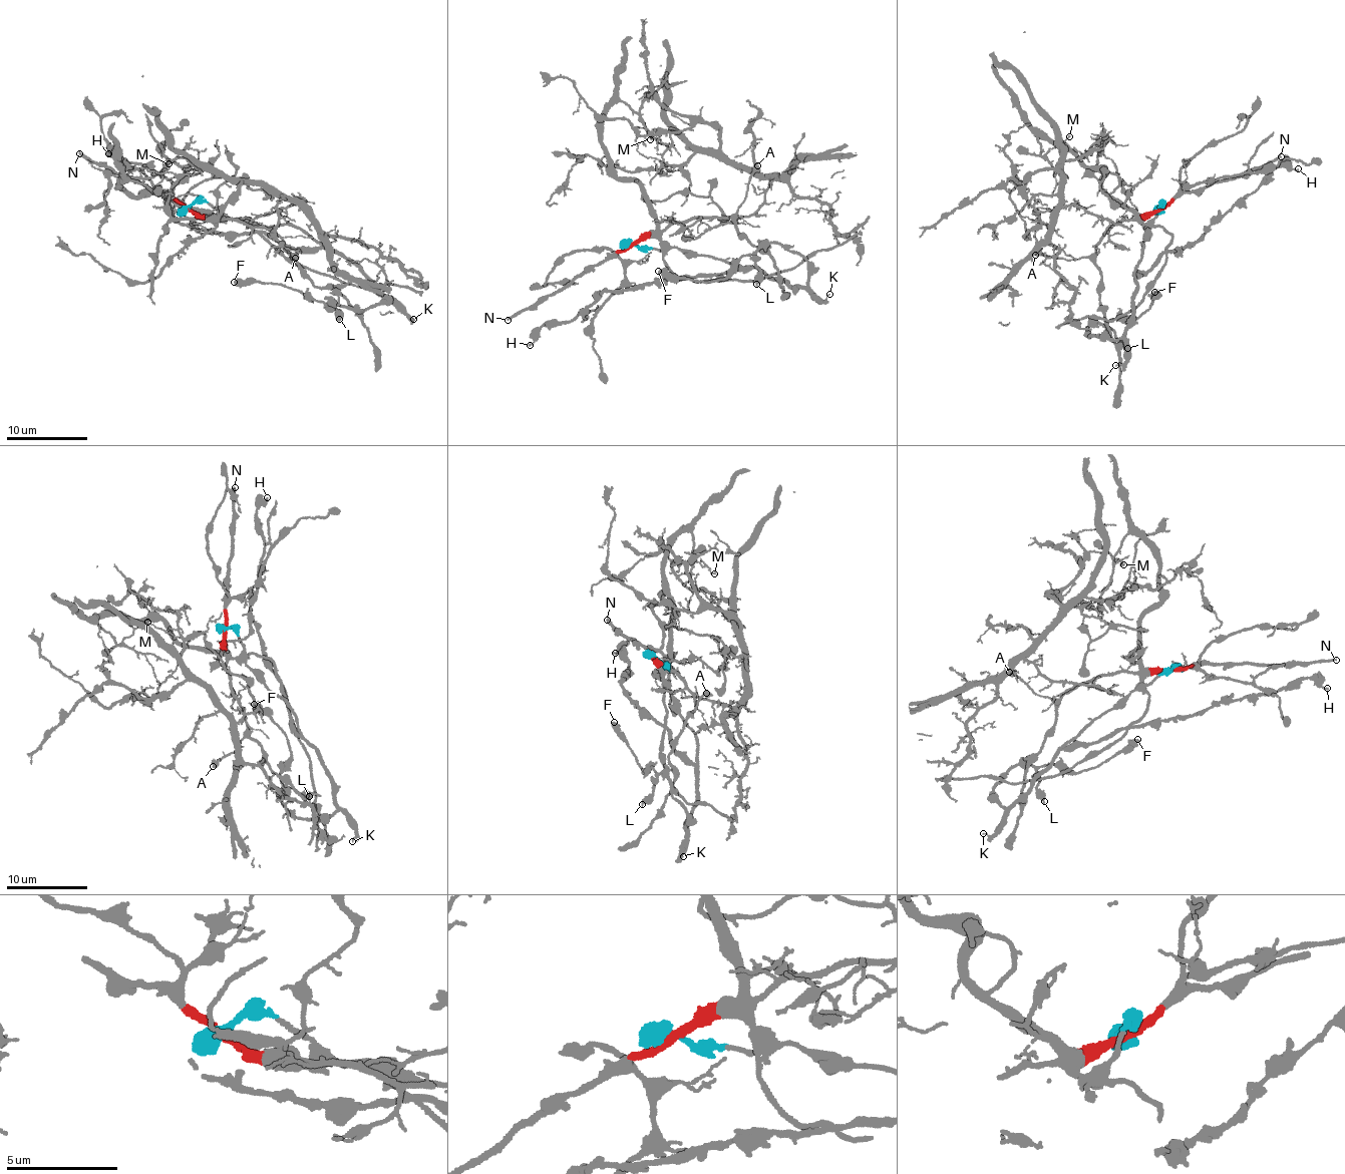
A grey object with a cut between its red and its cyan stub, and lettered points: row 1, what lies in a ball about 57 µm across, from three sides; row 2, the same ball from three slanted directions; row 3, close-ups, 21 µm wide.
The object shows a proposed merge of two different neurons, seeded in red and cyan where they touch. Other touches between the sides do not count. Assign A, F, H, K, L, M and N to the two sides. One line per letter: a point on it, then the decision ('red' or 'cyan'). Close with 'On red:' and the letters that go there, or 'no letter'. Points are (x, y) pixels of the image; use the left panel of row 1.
A: at (295, 258); red
F: at (234, 282); cyan
H: at (108, 153); cyan
K: at (413, 319); cyan
L: at (339, 319); cyan
M: at (169, 163); red
N: at (79, 153); red
On red: A, M, N

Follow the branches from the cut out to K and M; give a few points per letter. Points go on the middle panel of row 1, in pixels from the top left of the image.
K: (630, 245), (672, 247), (760, 268), (822, 300), (829, 295)
M: (632, 245), (656, 228), (653, 211), (637, 182), (615, 175), (601, 133), (603, 114), (625, 101), (651, 139)

